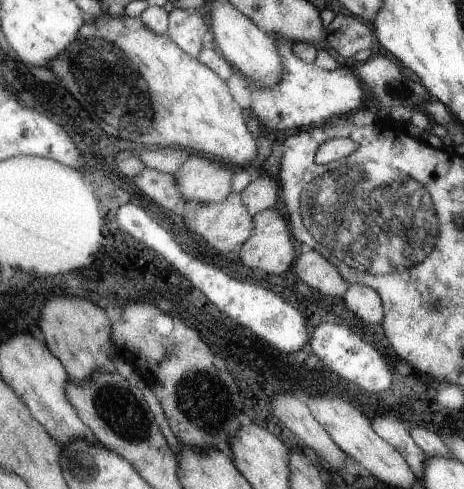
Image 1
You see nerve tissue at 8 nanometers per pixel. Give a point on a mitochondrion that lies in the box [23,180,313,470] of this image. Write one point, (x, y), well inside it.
(124, 415)

